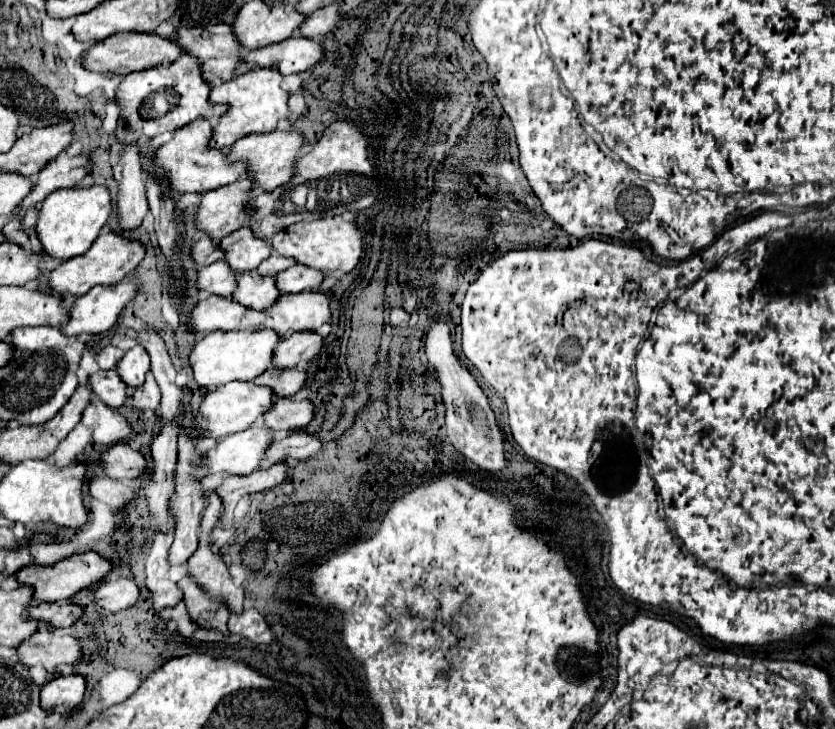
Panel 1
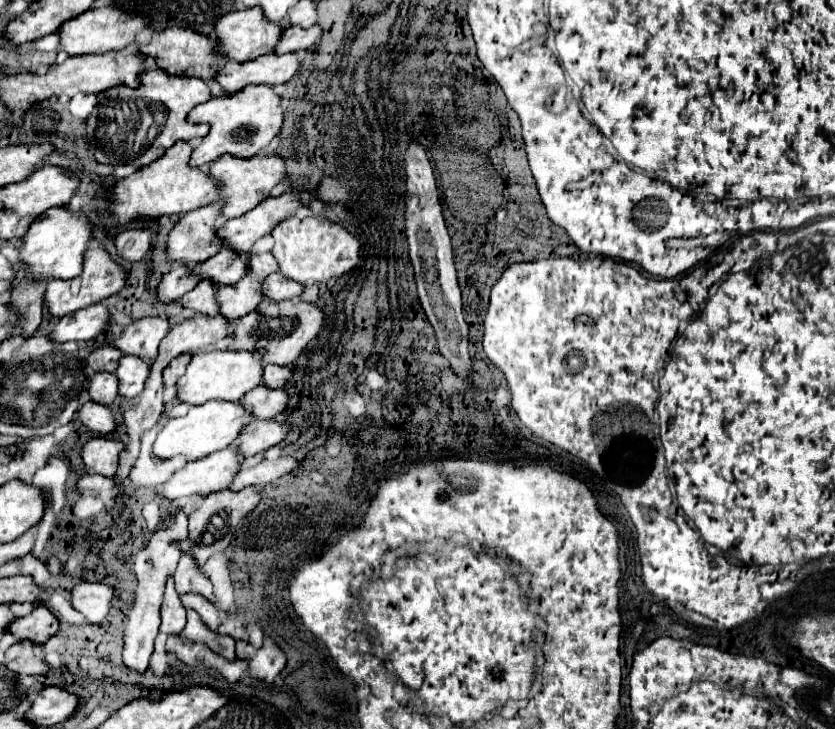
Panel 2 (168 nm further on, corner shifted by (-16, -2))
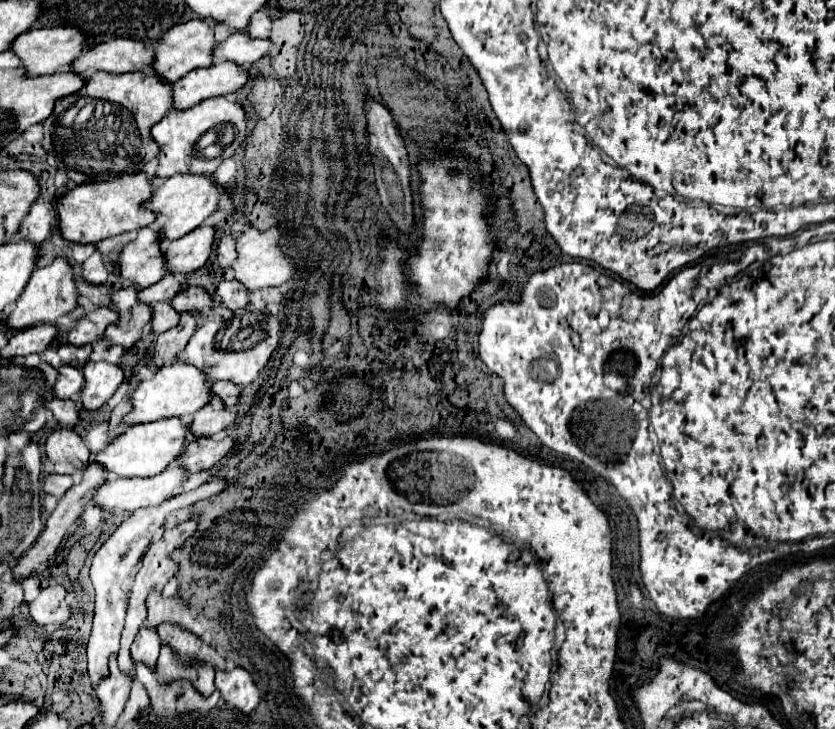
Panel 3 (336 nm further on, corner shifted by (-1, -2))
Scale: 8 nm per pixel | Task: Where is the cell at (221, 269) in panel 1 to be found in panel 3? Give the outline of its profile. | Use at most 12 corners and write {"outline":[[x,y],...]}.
{"outline":[[169,301],[153,303],[151,327],[157,333],[177,327],[181,313]]}

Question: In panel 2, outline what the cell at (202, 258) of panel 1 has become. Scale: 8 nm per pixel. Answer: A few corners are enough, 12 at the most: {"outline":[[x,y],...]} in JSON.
{"outline":[[172,267],[156,287],[160,303],[174,303],[200,279],[188,279],[190,267]]}

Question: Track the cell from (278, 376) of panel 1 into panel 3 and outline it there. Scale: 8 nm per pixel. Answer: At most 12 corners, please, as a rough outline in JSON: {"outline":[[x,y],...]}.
{"outline":[[213,397],[191,421],[195,439],[231,427],[237,411]]}

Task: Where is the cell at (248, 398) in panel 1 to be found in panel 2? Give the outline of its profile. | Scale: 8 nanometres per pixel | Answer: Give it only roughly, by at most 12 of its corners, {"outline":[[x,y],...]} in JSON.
{"outline":[[208,401],[170,419],[154,457],[198,461],[226,449],[254,417]]}

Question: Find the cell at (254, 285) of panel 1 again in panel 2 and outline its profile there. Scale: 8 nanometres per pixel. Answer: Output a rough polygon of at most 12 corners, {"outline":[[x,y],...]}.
{"outline":[[246,275],[220,285],[214,295],[220,315],[234,321],[256,311],[264,299],[260,279]]}

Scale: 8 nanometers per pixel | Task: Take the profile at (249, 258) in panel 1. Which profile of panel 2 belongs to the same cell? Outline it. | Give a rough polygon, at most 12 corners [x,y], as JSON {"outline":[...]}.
{"outline":[[220,249],[192,267],[212,285],[236,283],[246,275],[242,255]]}

